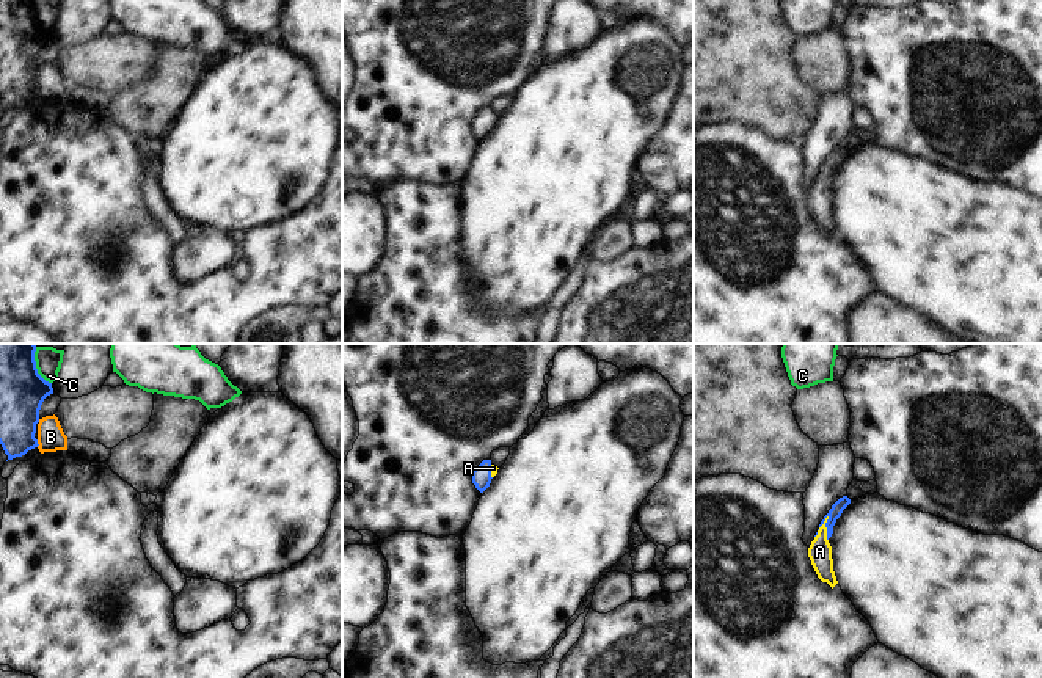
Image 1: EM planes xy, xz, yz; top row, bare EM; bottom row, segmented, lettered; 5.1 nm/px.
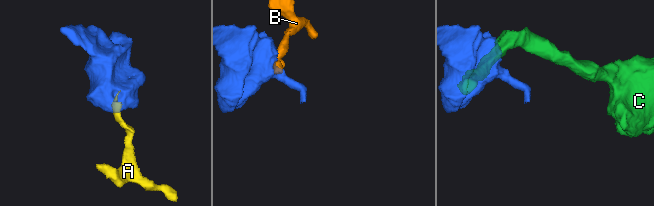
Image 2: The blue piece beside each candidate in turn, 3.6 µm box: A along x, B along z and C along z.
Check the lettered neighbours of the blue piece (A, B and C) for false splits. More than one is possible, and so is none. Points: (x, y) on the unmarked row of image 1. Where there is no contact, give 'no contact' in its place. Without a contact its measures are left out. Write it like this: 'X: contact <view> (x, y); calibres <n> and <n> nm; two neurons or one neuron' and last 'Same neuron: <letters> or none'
A: contact yz (821, 173); calibres 70 and 120 nm; one neuron
B: contact xy (36, 91); calibres 220 and 140 nm; two neurons
C: contact xy (36, 18); calibres 240 and 130 nm; two neurons
Same neuron: A

